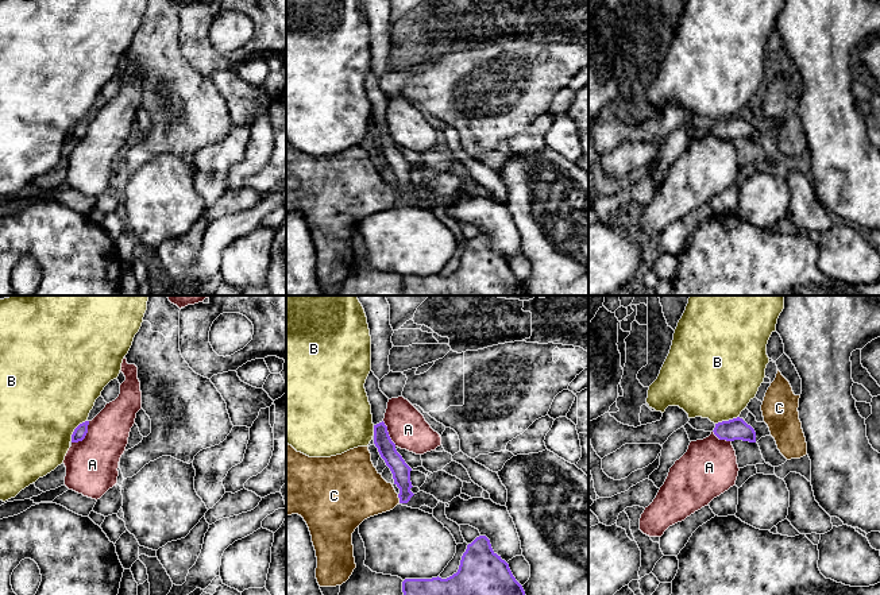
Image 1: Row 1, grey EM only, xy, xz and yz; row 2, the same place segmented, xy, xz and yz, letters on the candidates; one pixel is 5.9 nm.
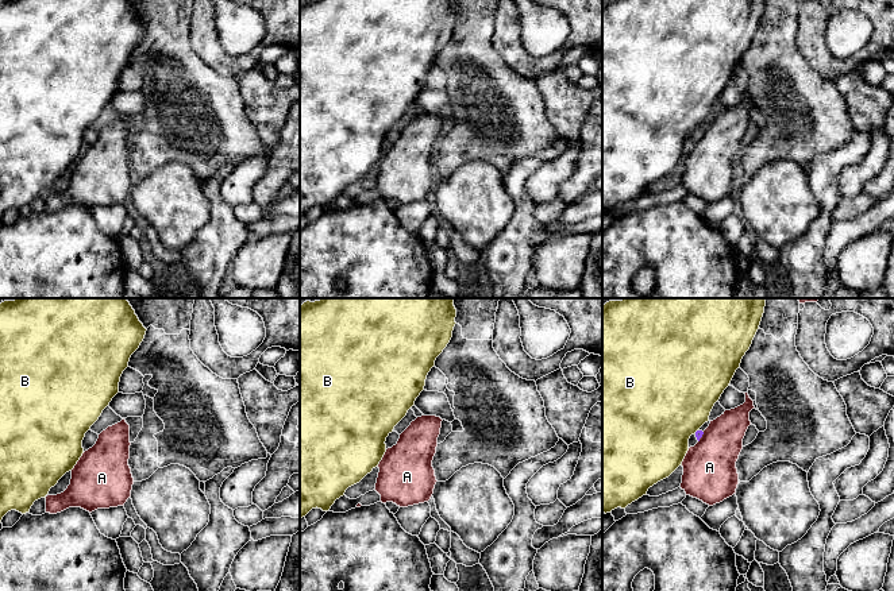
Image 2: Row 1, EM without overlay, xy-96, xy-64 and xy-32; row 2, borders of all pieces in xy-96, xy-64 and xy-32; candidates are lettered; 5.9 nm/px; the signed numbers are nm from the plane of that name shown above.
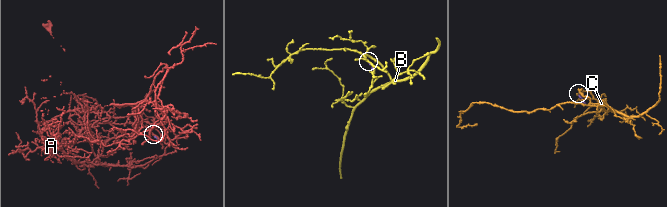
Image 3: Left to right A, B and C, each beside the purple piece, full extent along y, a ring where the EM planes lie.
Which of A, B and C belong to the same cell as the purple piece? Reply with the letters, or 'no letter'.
no letter

